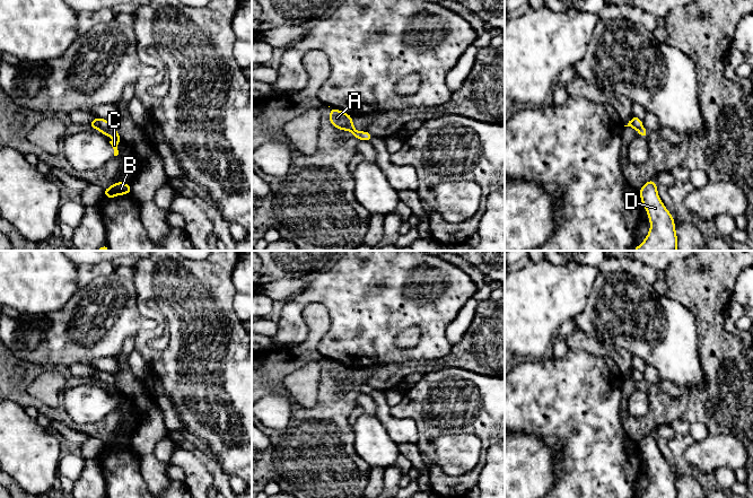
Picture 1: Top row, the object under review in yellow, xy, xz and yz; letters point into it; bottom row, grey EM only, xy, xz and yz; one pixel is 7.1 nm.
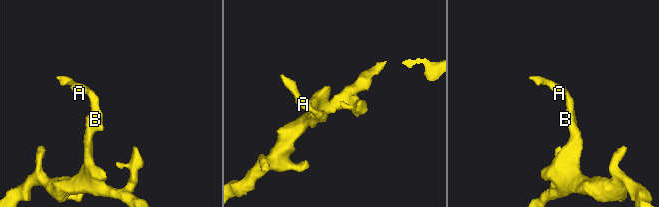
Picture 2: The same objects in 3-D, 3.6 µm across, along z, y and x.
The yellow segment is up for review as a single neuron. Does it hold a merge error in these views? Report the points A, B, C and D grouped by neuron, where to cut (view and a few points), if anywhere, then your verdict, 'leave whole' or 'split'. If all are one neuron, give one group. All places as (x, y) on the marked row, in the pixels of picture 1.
groups A B C D; cut none; leave whole

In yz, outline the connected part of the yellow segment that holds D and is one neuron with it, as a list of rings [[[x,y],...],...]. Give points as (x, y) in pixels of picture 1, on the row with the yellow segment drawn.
[[[651,178],[639,190],[641,203],[647,210],[650,229],[643,242],[633,251],[677,251],[675,221],[662,202],[657,184]]]

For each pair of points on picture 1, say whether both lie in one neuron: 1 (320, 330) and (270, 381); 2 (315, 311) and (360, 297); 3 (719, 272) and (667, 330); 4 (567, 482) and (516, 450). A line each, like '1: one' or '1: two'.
1: one
2: two
3: two
4: two

